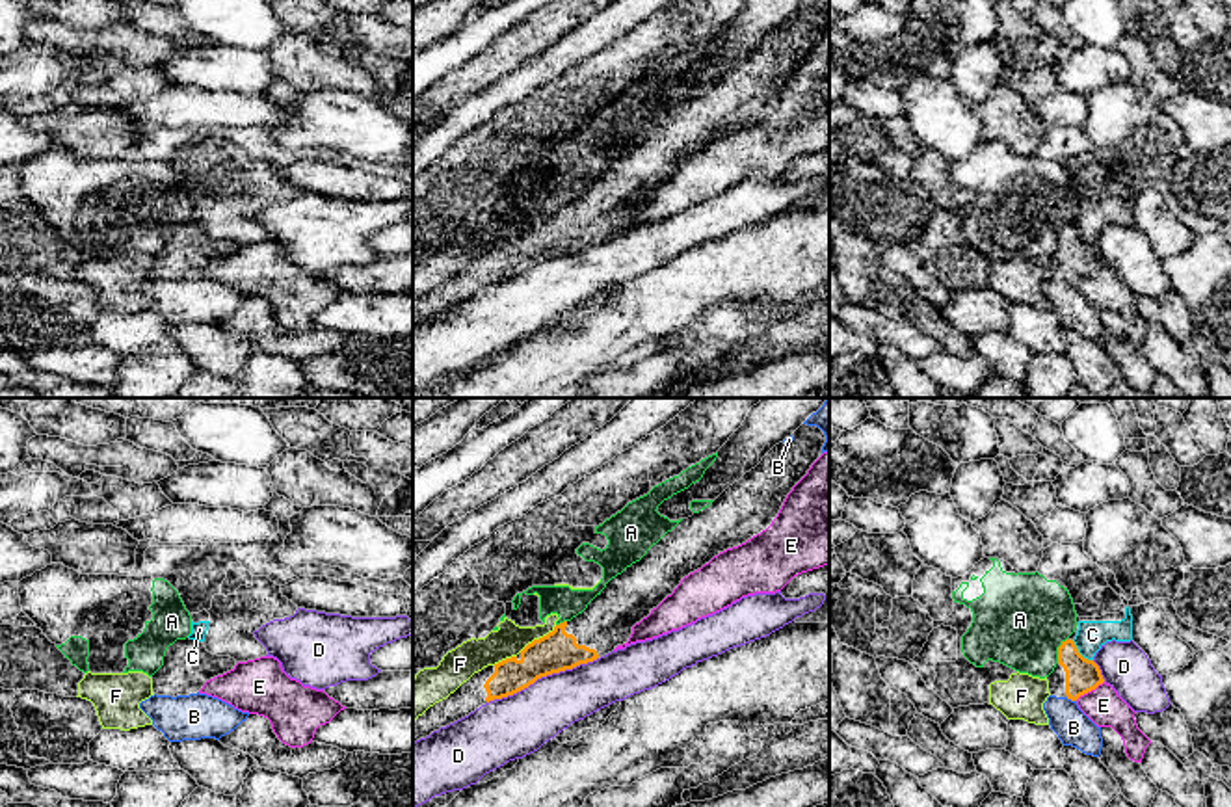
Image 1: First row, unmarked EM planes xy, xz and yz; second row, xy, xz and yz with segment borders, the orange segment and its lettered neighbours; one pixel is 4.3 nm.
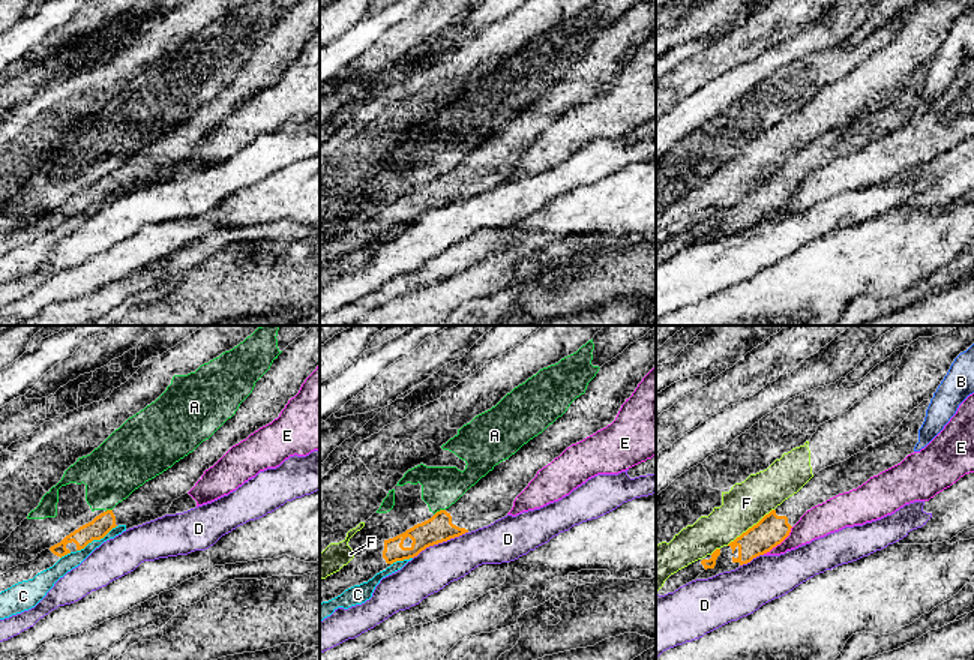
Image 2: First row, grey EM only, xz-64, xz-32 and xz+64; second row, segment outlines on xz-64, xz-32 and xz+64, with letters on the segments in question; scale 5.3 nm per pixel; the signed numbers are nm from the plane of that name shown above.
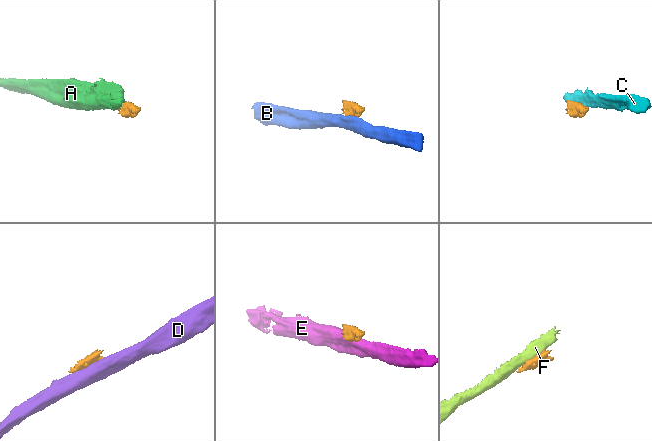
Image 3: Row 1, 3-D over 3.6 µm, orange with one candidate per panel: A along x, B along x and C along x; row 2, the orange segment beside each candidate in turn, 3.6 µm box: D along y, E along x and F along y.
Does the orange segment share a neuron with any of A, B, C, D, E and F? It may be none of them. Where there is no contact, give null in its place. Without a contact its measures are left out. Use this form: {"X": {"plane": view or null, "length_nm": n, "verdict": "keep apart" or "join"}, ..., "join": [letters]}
{"A": {"plane": "yz", "length_nm": 120, "verdict": "keep apart"}, "B": {"plane": "yz", "length_nm": 50, "verdict": "keep apart"}, "C": {"plane": "yz", "length_nm": 130, "verdict": "keep apart"}, "D": {"plane": "xz", "length_nm": 480, "verdict": "keep apart"}, "E": {"plane": "yz", "length_nm": 150, "verdict": "keep apart"}, "F": {"plane": "xz", "length_nm": 200, "verdict": "keep apart"}, "join": []}

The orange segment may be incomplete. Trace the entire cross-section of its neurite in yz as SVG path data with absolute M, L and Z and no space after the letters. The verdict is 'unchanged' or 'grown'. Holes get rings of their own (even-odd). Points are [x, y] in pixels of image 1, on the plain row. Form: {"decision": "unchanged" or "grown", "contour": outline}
{"decision": "grown", "contour": "M1066 223L1058 231L1058 247L1047 264L1051 279L1071 284L1077 284L1105 266L1099 249L1084 242L1073 223Z"}

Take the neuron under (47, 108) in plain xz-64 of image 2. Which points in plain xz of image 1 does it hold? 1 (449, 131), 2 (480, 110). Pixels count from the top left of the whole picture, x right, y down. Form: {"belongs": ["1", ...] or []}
{"belongs": []}

